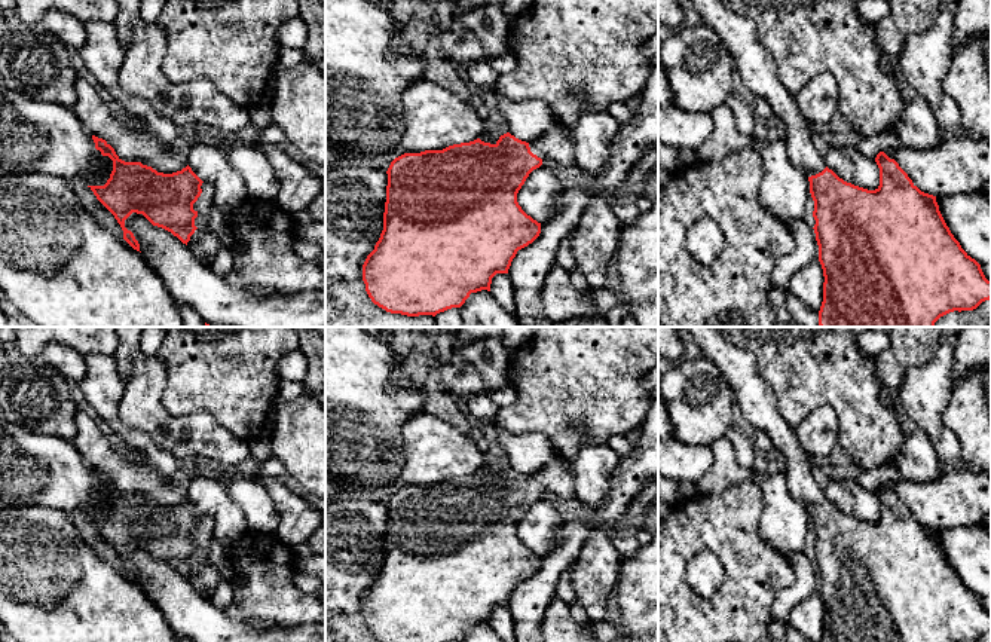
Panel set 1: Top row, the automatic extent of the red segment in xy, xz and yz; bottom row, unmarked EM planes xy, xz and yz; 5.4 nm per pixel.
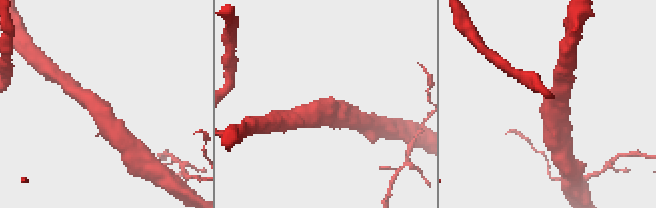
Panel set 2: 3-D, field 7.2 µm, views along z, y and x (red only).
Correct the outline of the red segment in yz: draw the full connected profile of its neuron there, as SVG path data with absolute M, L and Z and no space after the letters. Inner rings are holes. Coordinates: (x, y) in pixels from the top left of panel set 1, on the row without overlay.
M685 327L694 342L727 377L731 385L735 403L740 406L746 421L764 431L774 447L786 459L786 483L790 496L802 504L810 514L810 526L814 534L813 550L814 566L819 578L819 594L823 602L823 635L820 642L976 642L982 635L991 632L991 614L988 614L981 597L972 591L954 571L946 559L936 529L921 525L894 492L880 484L875 495L880 501L880 519L868 523L839 511L826 499L811 474L811 459L799 446L793 428L790 428L779 412L773 388L758 372L755 355L727 340L716 327Z

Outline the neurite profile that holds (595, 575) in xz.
M593 529L576 560L571 566L571 581L574 590L590 621L611 621L612 612L609 611L609 605L615 597L621 566L623 557L614 547L608 534Z

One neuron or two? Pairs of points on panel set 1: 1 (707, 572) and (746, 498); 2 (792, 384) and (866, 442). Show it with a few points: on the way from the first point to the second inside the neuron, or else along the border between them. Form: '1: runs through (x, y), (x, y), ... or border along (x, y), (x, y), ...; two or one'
1: border along (703, 549), (724, 571), (715, 590); two
2: runs through (813, 384), (820, 384), (858, 421); one

